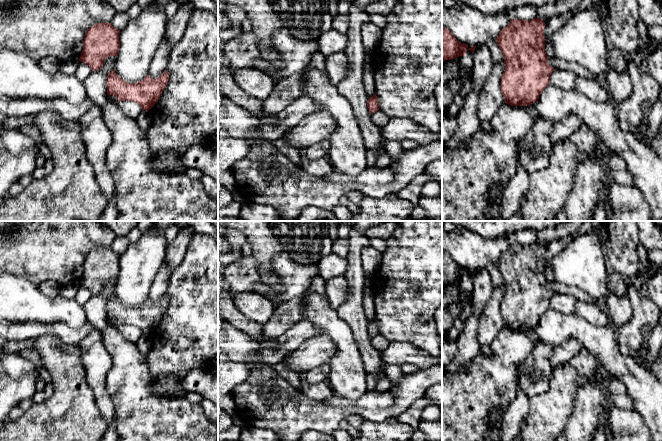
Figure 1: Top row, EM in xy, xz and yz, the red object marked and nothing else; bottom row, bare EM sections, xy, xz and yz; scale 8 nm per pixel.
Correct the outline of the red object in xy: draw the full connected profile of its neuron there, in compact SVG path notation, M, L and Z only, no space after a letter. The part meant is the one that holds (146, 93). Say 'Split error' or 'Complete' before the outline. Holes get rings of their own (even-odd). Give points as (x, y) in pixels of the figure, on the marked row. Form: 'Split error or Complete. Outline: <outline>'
Complete. Outline: M114 69L107 76L107 95L114 95L118 101L133 101L143 110L149 111L159 100L169 81L169 73L165 70L157 79L146 77L136 83L122 80Z

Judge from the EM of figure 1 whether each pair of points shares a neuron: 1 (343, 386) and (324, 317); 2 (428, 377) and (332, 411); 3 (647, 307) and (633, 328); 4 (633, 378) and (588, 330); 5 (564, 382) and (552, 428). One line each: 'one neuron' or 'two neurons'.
1: one neuron
2: one neuron
3: one neuron
4: one neuron
5: one neuron

